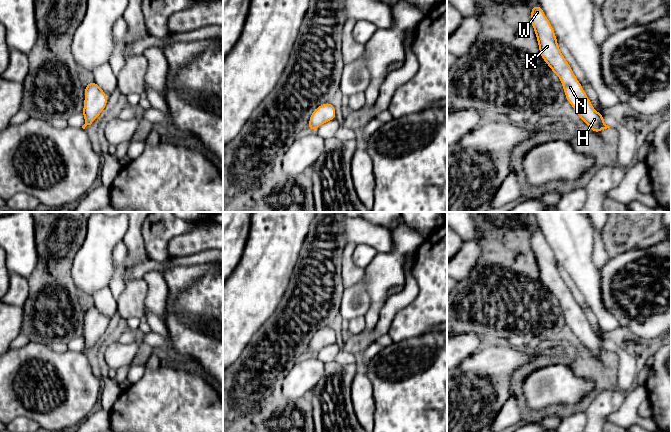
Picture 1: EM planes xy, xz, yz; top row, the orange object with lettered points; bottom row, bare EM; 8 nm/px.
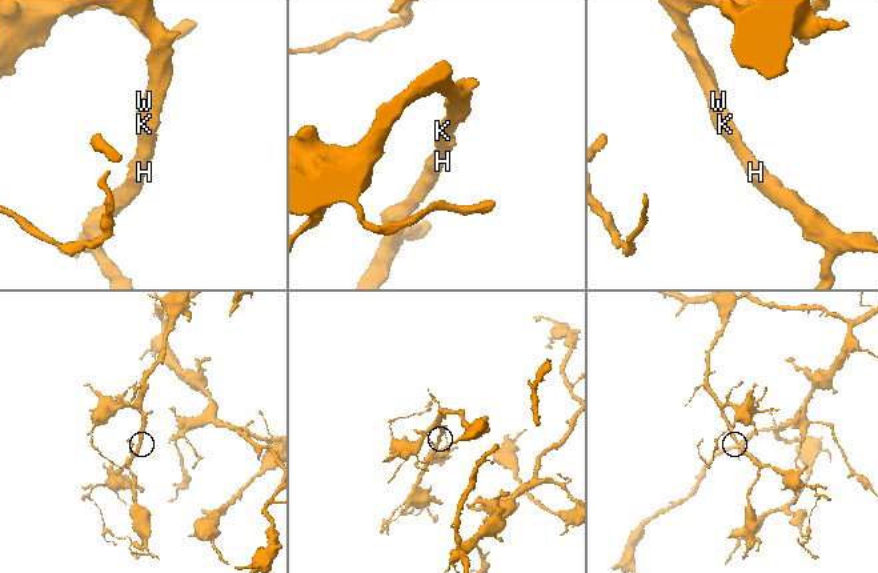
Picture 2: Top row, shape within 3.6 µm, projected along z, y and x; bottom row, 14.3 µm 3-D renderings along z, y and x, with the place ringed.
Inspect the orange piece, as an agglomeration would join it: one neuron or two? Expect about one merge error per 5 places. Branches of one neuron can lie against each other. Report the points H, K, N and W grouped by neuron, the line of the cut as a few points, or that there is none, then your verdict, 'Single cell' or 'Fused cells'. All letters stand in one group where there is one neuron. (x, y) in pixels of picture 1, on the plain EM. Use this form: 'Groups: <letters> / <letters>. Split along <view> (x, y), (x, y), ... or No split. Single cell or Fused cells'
Groups: H K N W. No split. Single cell

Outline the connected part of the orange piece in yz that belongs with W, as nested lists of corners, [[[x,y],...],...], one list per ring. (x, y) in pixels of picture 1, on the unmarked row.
[[[534,229],[530,237],[530,245],[535,254],[541,282],[559,301],[566,324],[572,329],[578,340],[594,357],[610,350],[604,347],[604,340],[592,330],[580,306],[574,299],[571,290],[562,279],[557,268],[554,253],[539,229]]]

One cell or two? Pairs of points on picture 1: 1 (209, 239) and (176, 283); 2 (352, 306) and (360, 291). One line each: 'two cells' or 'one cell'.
1: two cells
2: one cell

